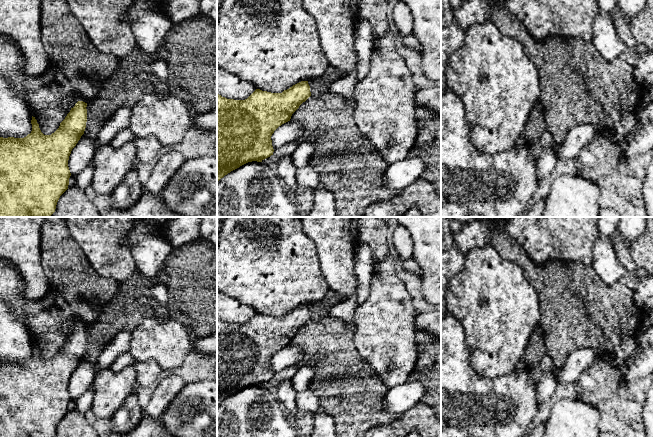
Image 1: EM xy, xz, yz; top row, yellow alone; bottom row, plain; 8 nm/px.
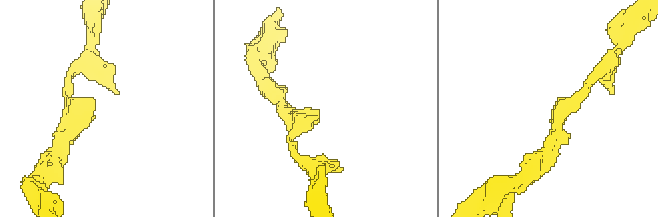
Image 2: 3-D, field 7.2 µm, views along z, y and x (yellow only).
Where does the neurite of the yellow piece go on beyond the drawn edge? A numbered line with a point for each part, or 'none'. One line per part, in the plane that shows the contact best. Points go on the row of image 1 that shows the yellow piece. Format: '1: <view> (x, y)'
none

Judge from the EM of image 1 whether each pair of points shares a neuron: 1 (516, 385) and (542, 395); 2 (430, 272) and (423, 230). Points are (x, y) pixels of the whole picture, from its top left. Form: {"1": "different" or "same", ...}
{"1": "different", "2": "same"}

